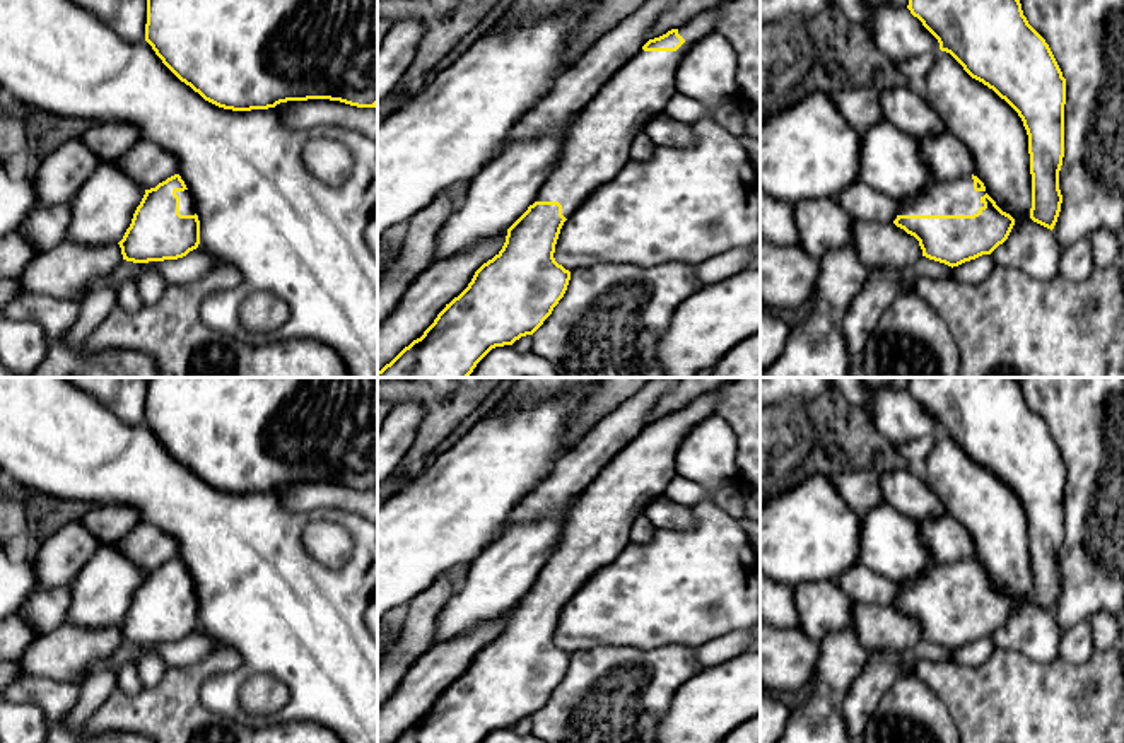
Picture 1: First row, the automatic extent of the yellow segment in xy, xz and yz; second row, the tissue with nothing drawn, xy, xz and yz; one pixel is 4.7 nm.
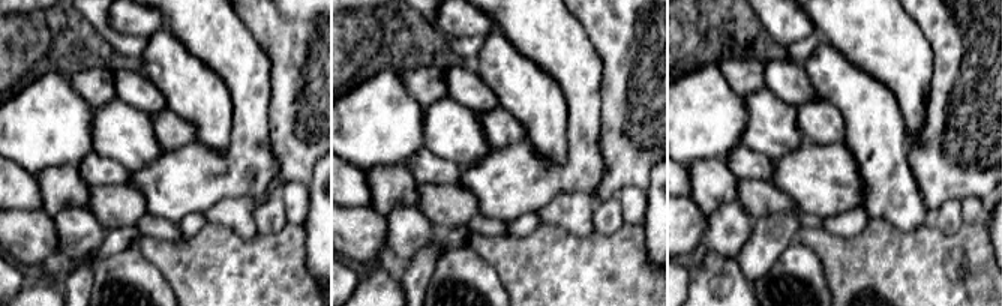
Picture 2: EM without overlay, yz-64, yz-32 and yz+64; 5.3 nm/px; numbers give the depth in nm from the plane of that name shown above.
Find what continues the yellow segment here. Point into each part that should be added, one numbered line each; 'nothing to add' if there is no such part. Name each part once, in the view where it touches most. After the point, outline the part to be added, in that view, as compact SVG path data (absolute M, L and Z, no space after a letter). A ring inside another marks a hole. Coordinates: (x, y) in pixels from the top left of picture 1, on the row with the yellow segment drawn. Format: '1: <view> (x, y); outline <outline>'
1: yz (957, 197); outline M972 176L934 181L917 195L900 200L900 215L974 215L986 191L974 190Z

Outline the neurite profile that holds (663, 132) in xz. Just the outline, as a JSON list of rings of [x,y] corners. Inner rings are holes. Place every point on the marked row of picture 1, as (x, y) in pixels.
[[[664,113],[654,116],[644,132],[656,147],[690,147],[697,140],[695,125],[666,118]]]

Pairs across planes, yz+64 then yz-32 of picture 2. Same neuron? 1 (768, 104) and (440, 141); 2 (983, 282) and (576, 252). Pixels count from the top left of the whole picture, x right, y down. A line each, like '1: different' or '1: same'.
1: same
2: same

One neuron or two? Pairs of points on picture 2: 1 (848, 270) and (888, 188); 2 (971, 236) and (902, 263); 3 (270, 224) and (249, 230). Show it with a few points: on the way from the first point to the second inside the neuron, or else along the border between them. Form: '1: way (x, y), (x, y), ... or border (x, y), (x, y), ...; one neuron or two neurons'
1: border (870, 216), (881, 218), (896, 228), (906, 231); two neurons
2: way (954, 252), (944, 263), (918, 263); one neuron
3: border (258, 204), (254, 212), (257, 233); two neurons

